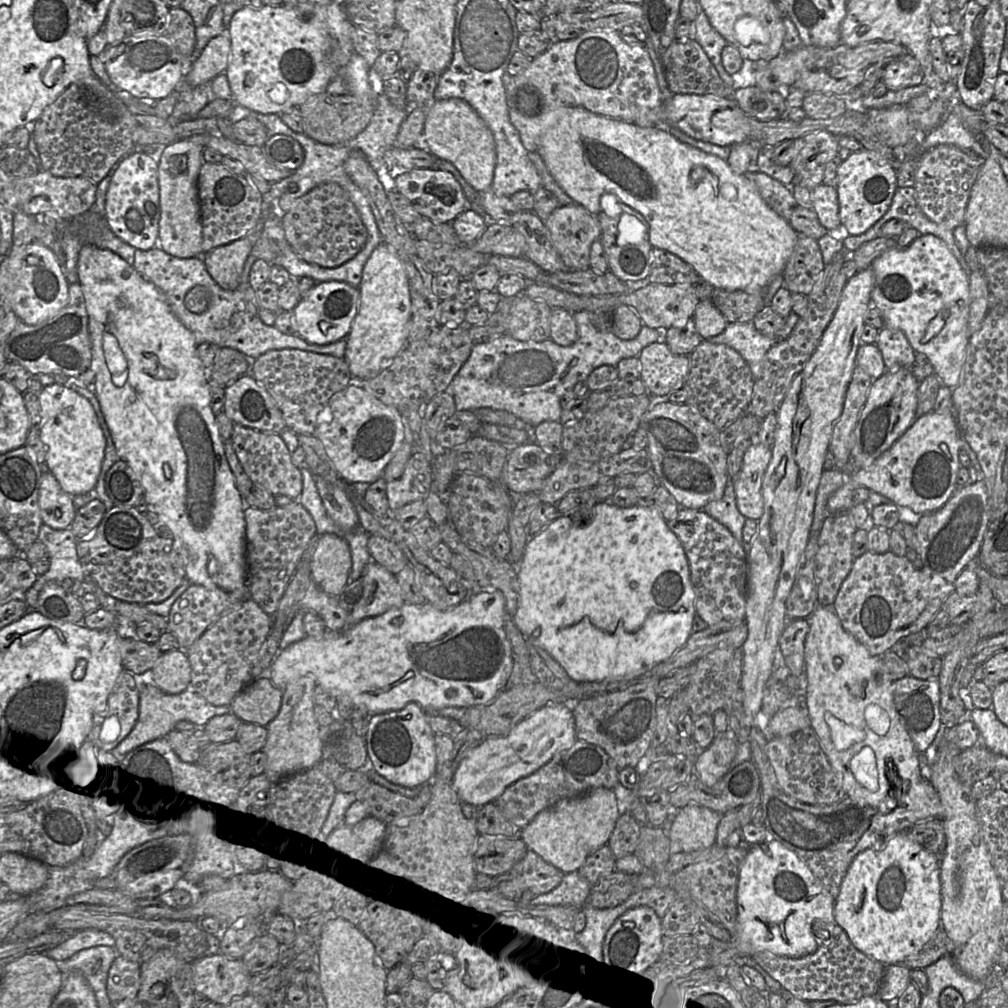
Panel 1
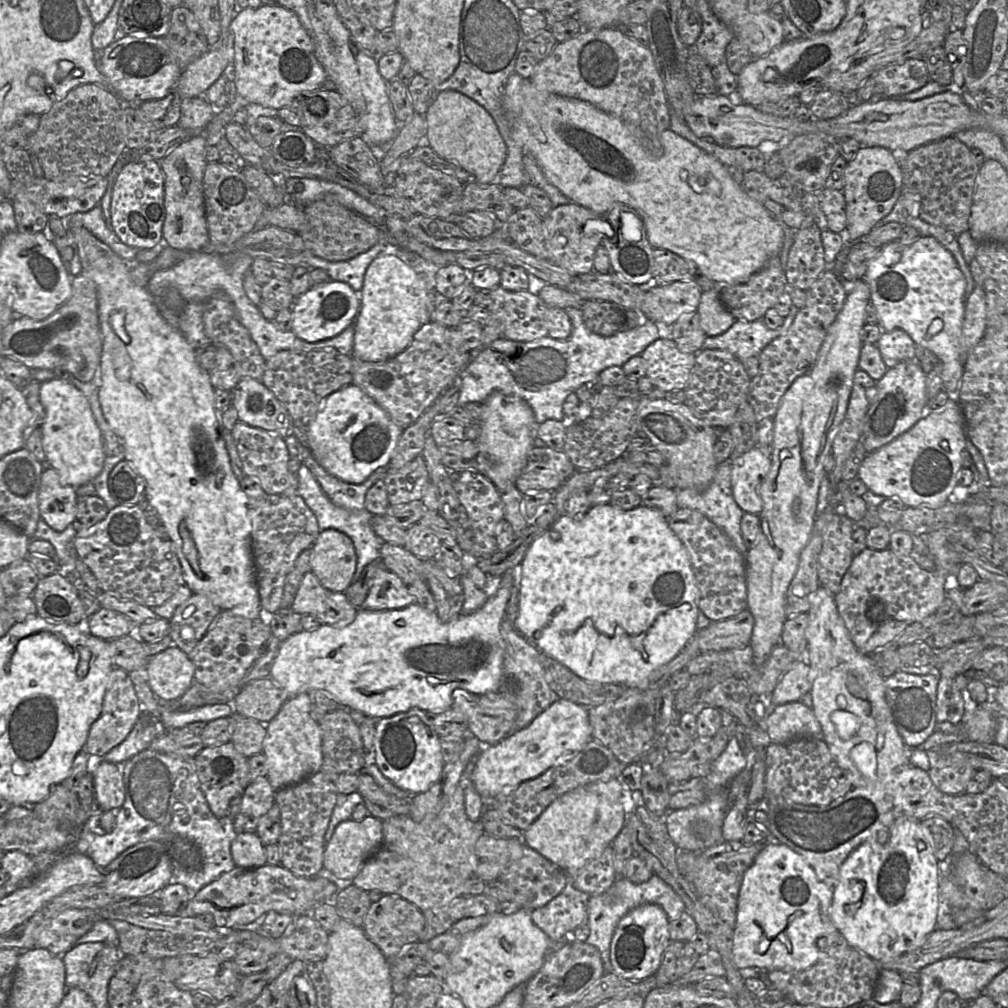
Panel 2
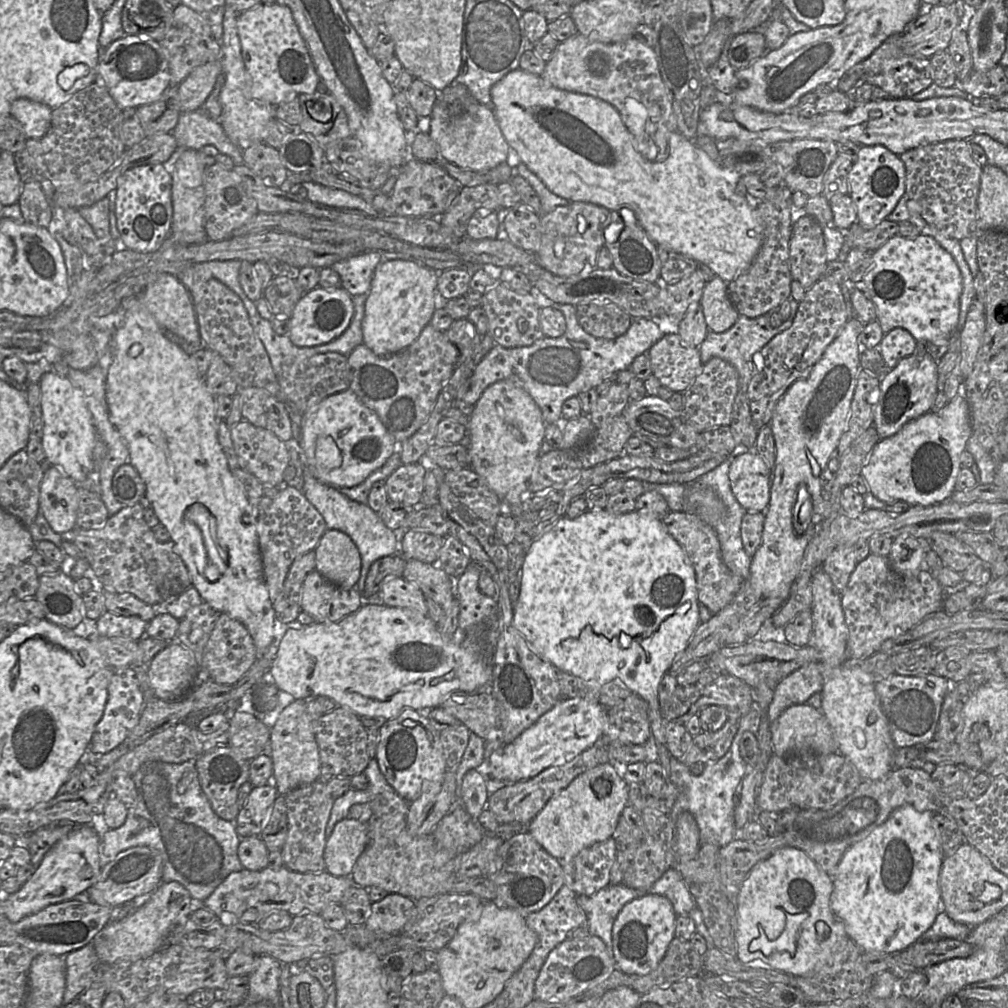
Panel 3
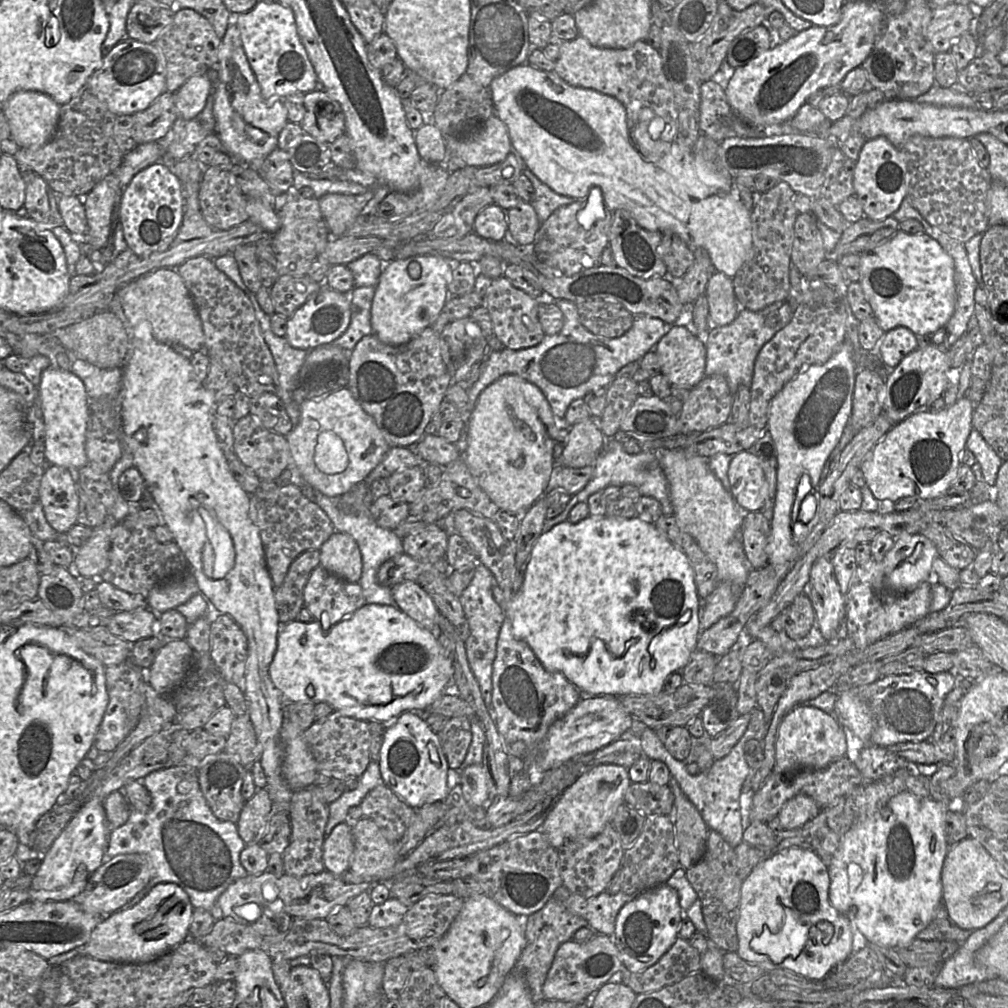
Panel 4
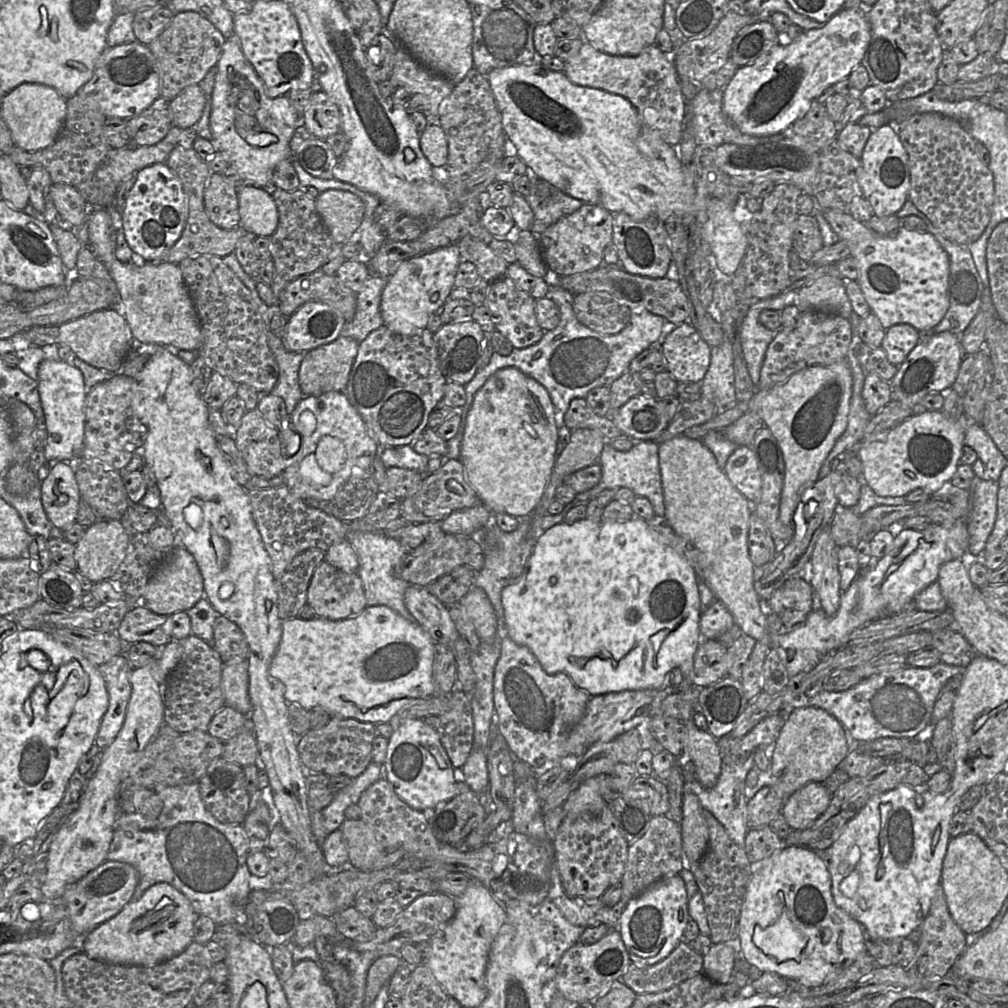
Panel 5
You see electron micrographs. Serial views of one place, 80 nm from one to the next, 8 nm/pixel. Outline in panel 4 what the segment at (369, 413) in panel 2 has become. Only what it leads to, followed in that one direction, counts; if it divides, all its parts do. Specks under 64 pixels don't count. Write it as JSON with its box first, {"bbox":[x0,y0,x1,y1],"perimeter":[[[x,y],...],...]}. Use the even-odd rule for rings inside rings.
{"bbox":[285,387,390,498],"perimeter":[[[347,387],[336,389],[322,398],[301,403],[299,422],[285,439],[289,446],[290,465],[294,465],[316,491],[330,498],[347,493],[354,485],[364,481],[390,448],[374,419],[361,408]],[[322,432],[332,432],[343,441],[348,455],[348,466],[341,473],[325,474],[315,465],[315,447]]]}

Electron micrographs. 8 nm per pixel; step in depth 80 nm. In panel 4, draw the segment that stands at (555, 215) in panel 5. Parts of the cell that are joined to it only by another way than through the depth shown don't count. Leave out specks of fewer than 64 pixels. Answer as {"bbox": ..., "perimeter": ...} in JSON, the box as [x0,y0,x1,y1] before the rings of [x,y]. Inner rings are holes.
{"bbox":[522,166,576,224],"perimeter":[[[525,166],[522,174],[530,180],[533,186],[534,197],[530,204],[536,211],[540,224],[542,224],[559,207],[569,205],[576,201],[573,197],[563,196],[553,191]]]}

